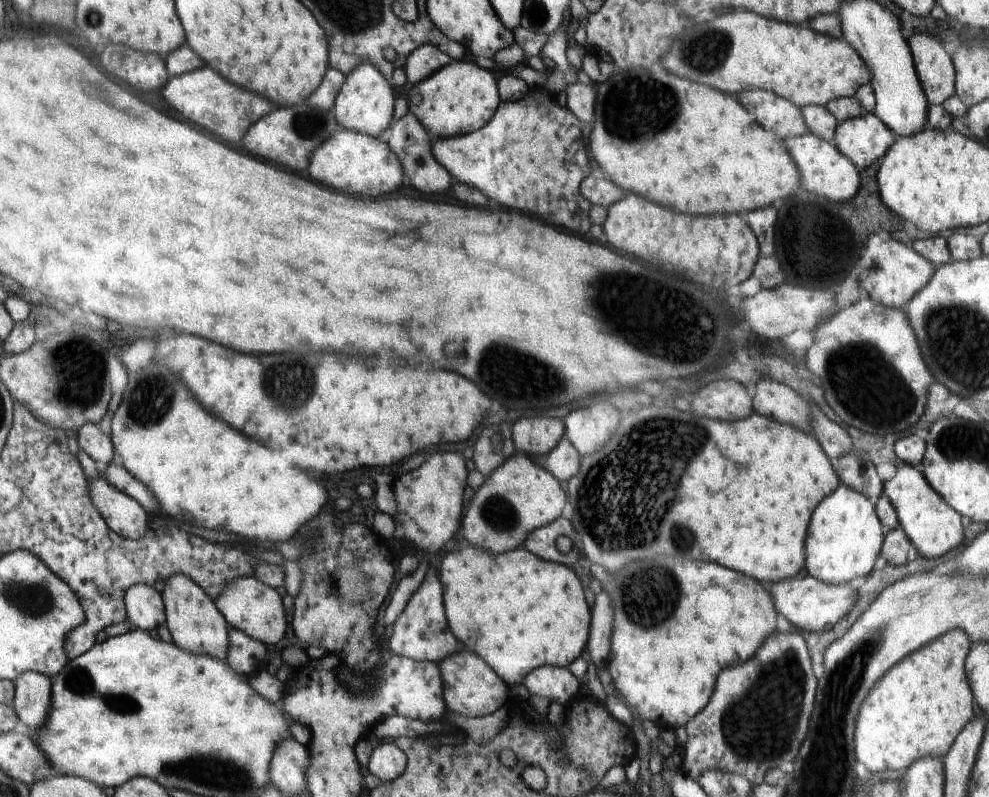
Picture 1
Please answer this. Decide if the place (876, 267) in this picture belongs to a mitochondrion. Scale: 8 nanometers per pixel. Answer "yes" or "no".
yes

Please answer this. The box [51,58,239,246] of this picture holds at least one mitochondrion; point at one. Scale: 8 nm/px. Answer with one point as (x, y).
(105, 93)

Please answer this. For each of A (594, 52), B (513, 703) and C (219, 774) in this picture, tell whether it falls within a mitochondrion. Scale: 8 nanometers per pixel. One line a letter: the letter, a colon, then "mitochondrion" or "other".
A: other
B: other
C: mitochondrion

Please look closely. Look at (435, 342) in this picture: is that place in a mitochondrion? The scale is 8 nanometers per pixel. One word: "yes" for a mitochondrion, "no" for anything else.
no

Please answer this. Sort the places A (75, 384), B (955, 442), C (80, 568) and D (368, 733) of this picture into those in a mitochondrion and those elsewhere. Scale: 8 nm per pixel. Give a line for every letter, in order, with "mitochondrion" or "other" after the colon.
A: mitochondrion
B: mitochondrion
C: other
D: other

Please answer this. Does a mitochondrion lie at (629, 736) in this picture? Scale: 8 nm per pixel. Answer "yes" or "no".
no

